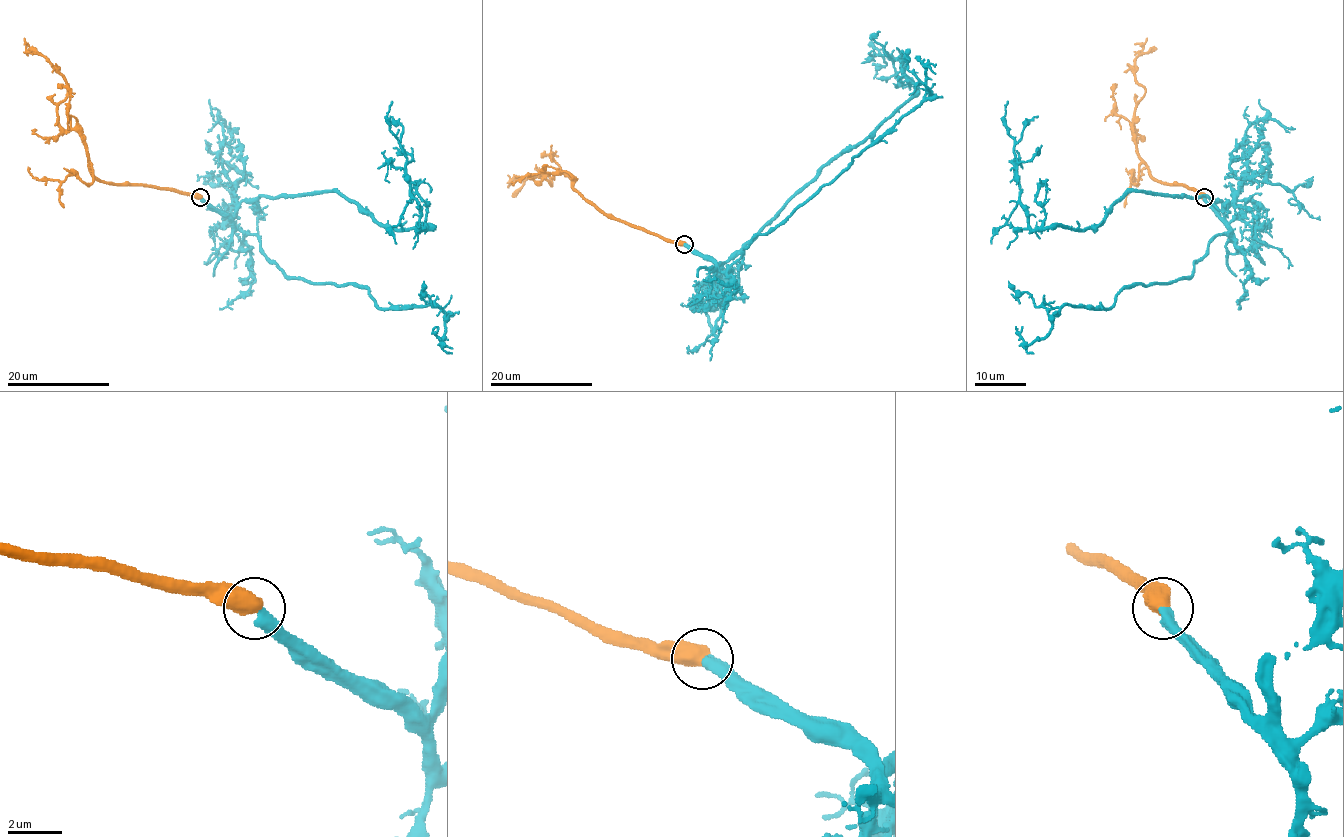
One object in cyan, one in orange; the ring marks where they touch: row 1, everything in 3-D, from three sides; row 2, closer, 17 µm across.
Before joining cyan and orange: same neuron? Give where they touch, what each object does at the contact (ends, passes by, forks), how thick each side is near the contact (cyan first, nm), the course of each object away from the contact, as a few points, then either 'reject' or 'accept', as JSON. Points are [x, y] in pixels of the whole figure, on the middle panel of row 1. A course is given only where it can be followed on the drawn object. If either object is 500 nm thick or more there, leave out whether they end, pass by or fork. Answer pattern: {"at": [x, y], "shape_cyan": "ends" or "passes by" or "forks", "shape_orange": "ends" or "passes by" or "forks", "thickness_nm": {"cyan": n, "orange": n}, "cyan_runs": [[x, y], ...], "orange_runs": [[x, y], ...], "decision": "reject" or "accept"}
{"at": [684, 244], "thickness_nm": {"cyan": 440, "orange": 750}, "cyan_runs": [[684, 244], [718, 264], [726, 260], [906, 101], [916, 88], [904, 64], [875, 48]], "orange_runs": [[684, 244], [609, 218], [560, 172], [542, 173], [550, 185], [547, 176], [531, 175], [512, 180], [508, 188]], "decision": "accept"}

